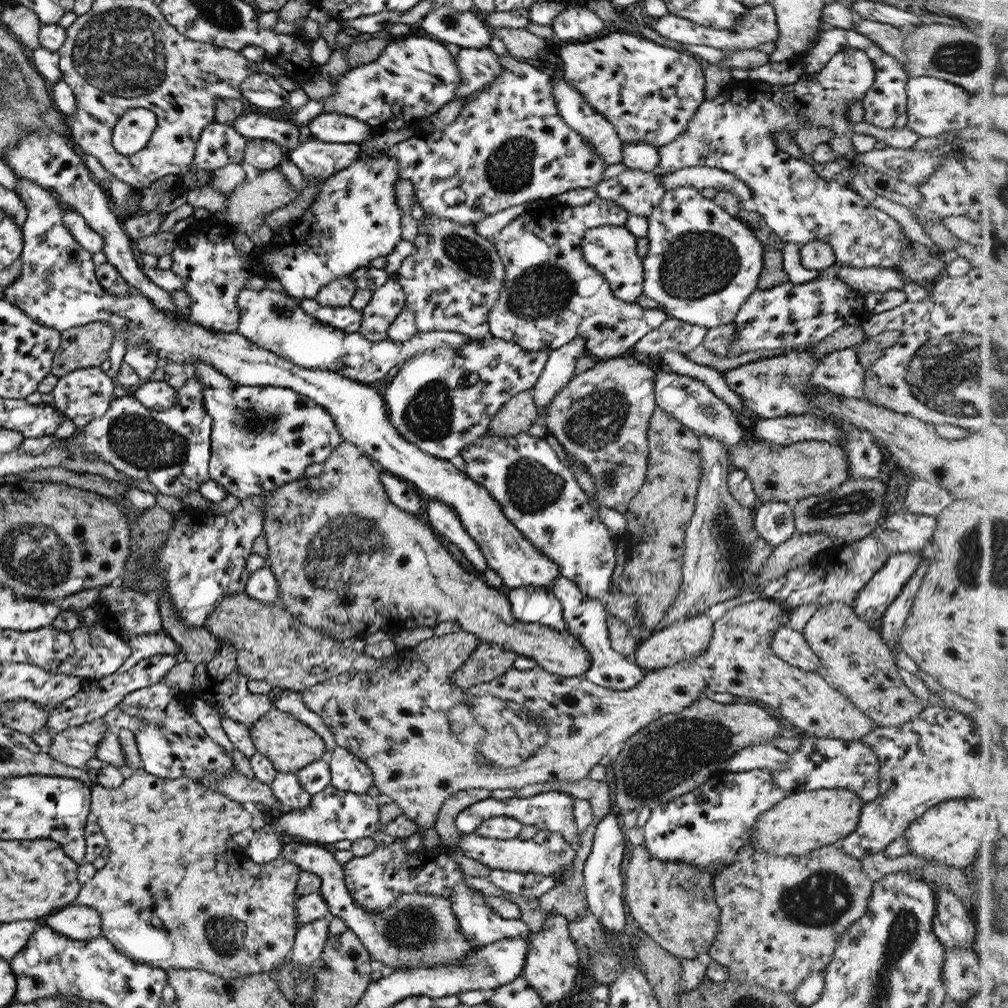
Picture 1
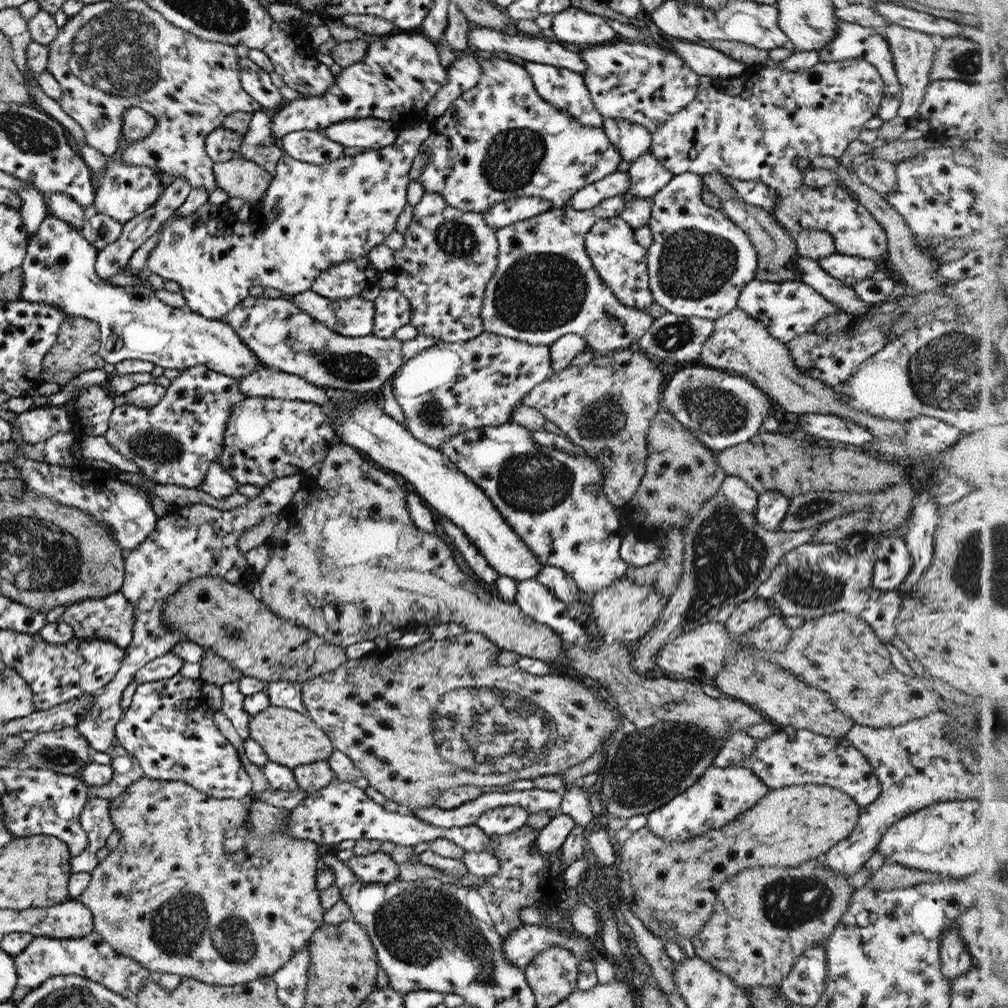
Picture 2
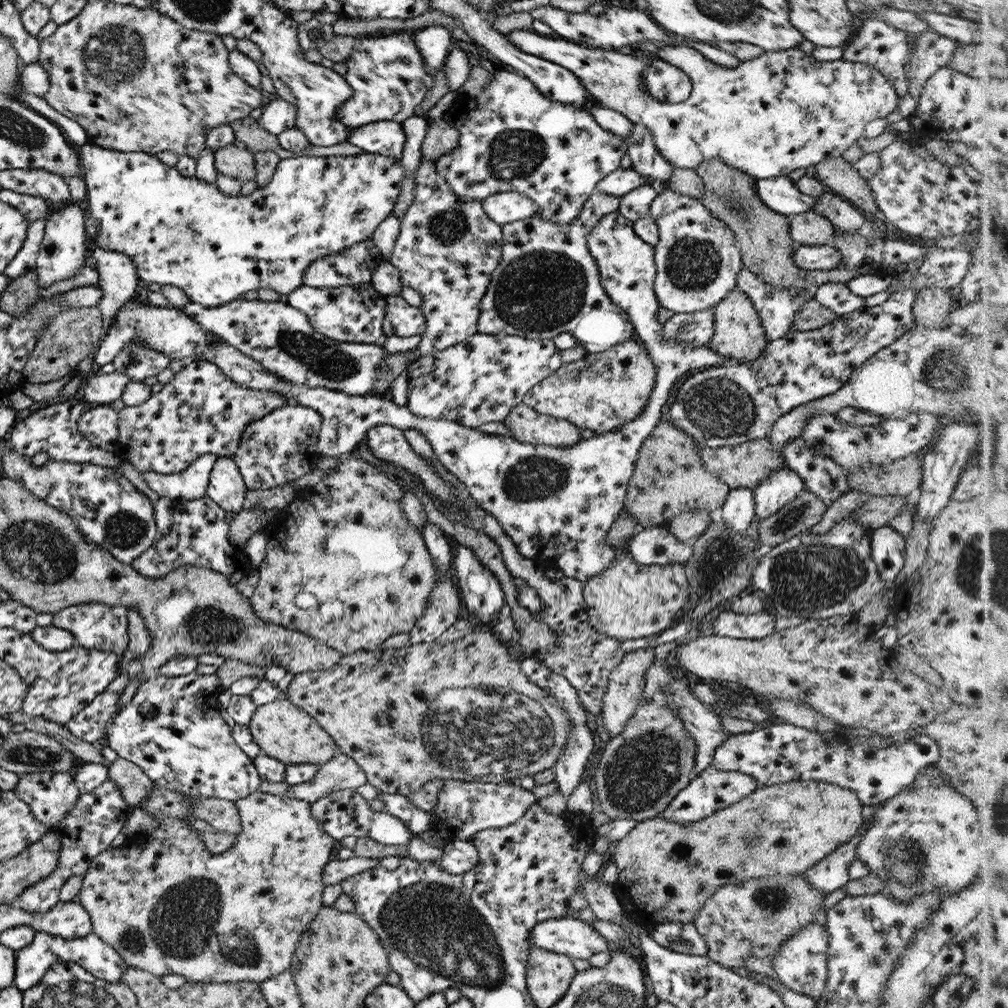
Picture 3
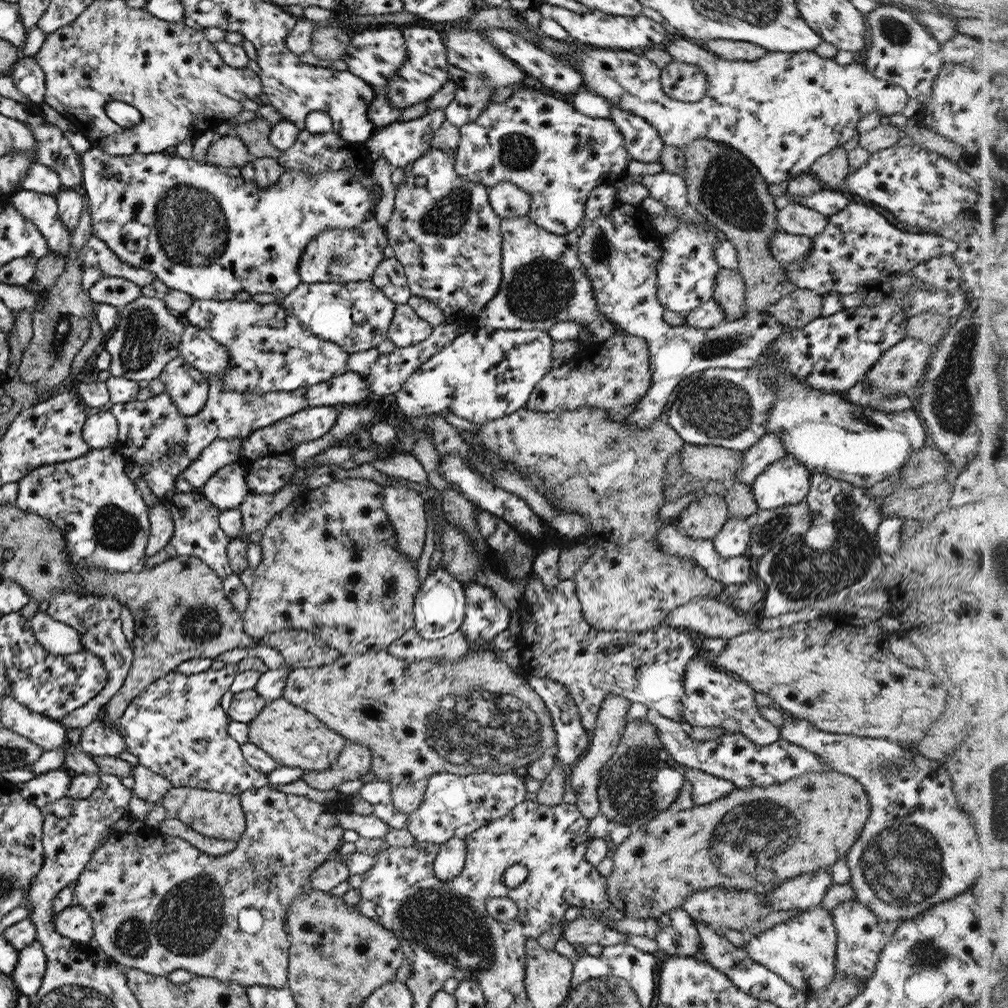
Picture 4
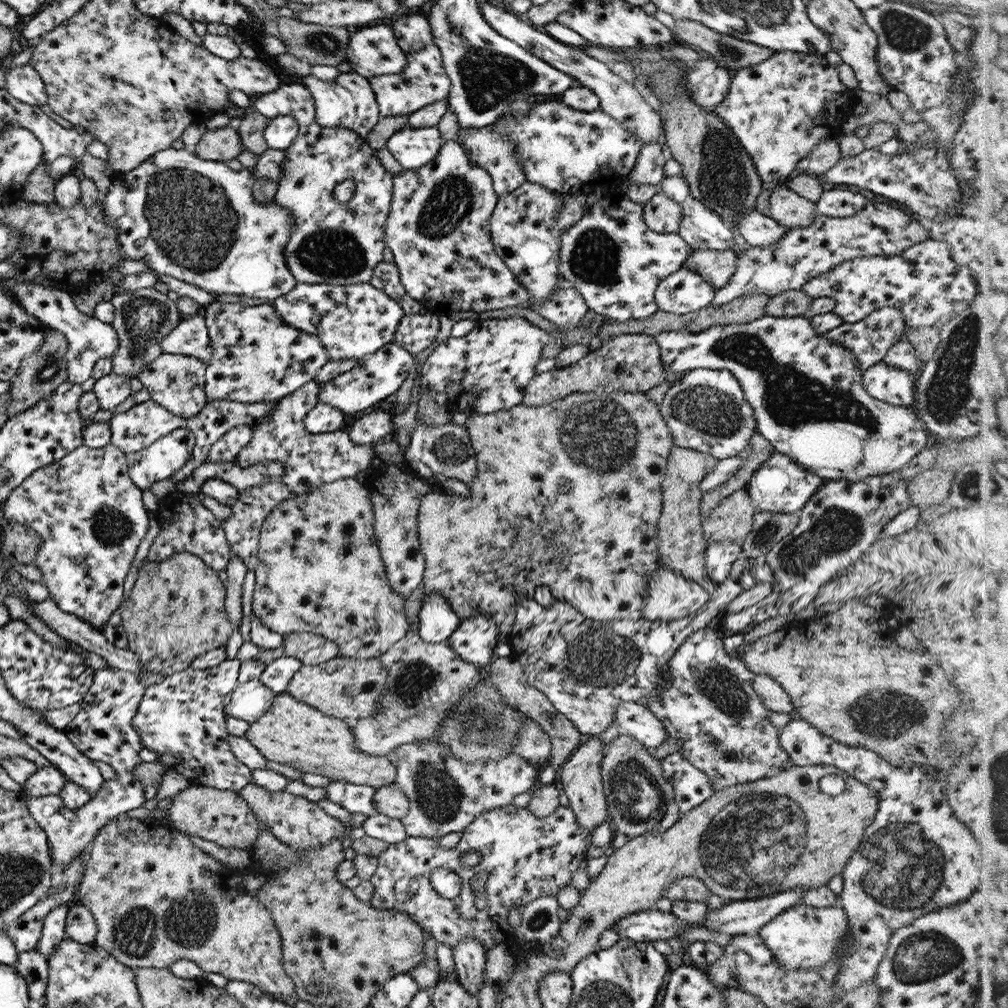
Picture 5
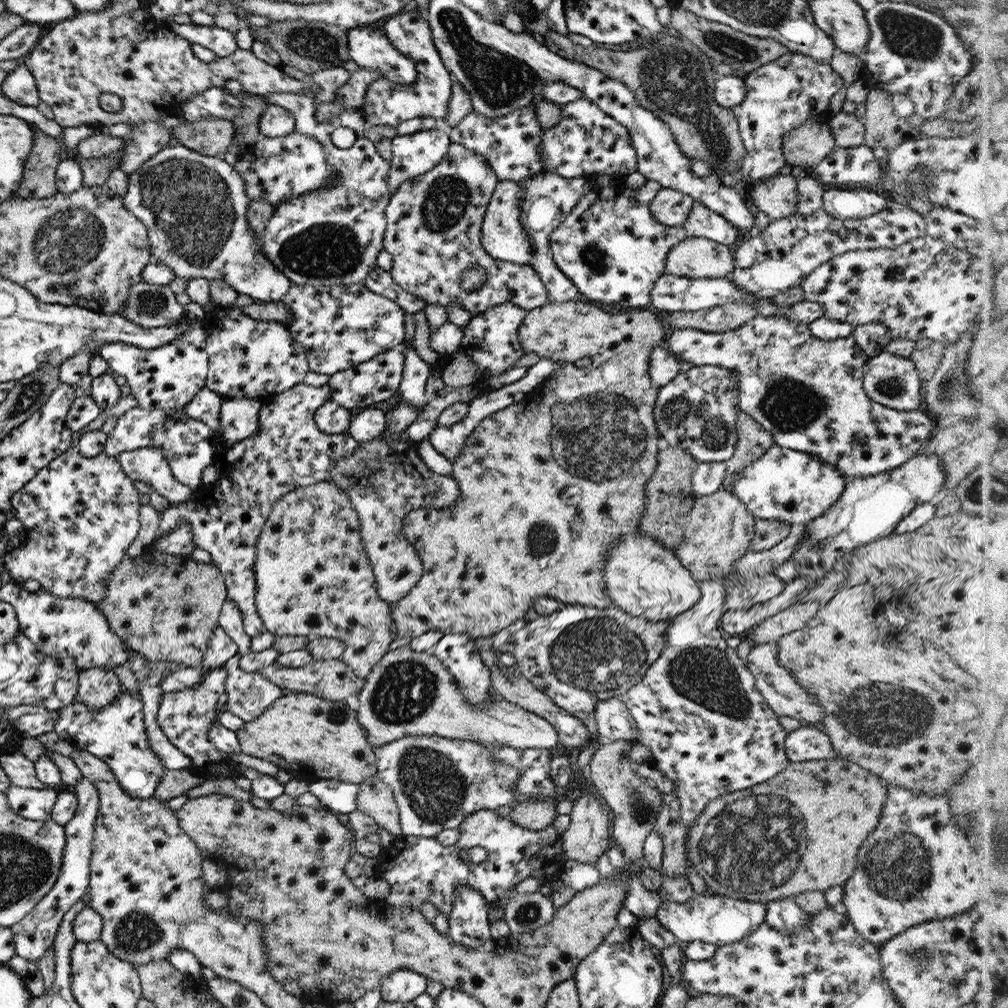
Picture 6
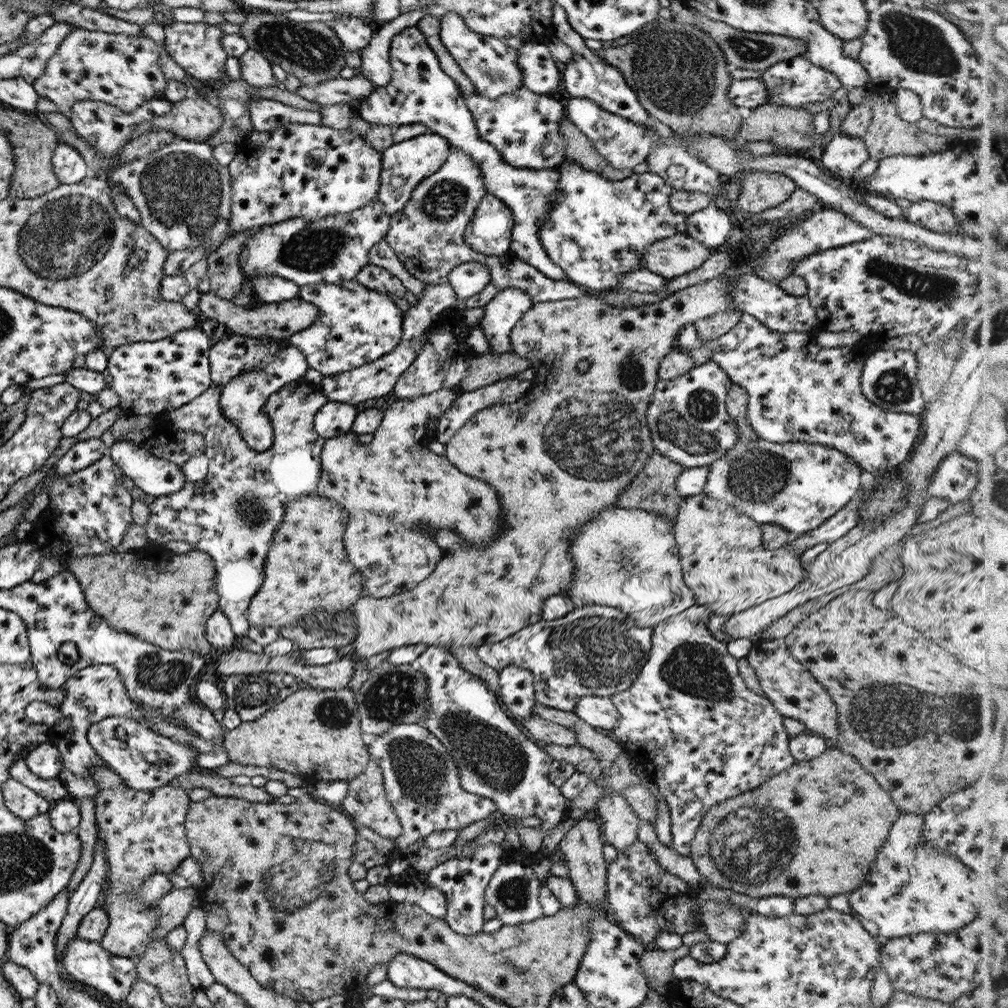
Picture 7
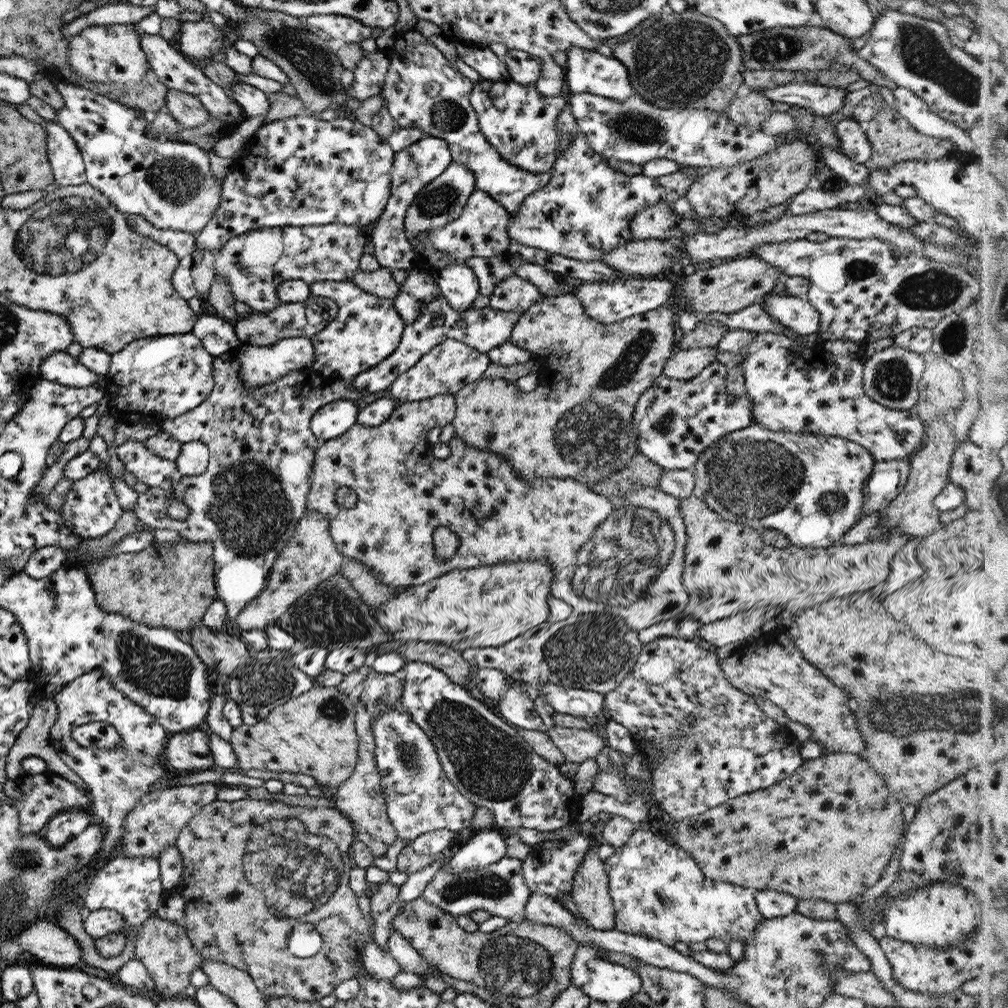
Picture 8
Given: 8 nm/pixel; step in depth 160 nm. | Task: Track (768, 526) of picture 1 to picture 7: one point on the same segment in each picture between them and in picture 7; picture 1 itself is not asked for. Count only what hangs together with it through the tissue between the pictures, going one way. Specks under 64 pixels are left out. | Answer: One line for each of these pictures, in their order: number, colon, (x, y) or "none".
2: (771, 506)
3: (780, 487)
4: (784, 482)
5: (779, 485)
6: (792, 487)
7: (796, 485)

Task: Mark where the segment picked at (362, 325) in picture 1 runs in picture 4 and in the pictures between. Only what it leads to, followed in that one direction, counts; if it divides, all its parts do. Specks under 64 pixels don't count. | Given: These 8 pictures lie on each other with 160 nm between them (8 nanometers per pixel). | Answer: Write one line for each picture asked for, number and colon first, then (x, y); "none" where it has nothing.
2: (391, 310)
3: (401, 319)
4: (405, 328)

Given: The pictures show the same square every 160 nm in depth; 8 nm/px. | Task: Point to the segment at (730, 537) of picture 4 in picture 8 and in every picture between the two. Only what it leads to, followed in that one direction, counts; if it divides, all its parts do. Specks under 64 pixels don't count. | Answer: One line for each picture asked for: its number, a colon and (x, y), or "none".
5: (719, 555)
6: (696, 708)
7: (688, 720)
8: (729, 748)

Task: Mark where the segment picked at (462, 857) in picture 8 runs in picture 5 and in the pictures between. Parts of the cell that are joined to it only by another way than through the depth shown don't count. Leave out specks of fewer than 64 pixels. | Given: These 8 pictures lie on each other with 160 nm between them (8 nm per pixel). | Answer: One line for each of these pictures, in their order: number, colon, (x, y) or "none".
5: (469, 956)
6: (467, 924)
7: (463, 879)

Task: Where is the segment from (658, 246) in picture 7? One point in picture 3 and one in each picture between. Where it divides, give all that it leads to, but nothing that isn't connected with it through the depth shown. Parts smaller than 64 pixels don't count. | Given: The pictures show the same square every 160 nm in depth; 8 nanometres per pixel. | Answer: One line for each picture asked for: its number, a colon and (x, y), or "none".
3: (738, 334)
4: (728, 292)
5: (715, 267)
6: (700, 258)

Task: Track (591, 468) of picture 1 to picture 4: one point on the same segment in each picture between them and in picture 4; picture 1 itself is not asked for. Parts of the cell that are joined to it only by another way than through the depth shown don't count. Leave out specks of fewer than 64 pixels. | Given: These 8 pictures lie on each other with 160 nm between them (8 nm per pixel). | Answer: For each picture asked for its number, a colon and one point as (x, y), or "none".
2: (605, 407)
3: (604, 390)
4: (612, 374)

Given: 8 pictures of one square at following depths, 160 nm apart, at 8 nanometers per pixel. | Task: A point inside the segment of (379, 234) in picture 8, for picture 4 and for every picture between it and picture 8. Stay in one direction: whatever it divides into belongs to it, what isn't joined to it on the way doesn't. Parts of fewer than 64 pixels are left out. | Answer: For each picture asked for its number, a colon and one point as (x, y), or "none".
4: (399, 143)
5: (411, 147)
6: (412, 154)
7: (403, 164)

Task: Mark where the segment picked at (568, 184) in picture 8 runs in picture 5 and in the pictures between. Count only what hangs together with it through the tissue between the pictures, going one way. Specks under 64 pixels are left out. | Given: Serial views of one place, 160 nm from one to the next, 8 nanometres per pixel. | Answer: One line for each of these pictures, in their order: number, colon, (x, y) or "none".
5: (611, 258)
6: (610, 248)
7: (596, 230)

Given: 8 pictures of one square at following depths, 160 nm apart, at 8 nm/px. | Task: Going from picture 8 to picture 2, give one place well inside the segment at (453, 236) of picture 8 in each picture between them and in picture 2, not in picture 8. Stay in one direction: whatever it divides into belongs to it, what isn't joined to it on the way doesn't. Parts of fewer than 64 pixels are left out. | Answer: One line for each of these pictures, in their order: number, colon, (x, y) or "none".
2: (544, 286)
3: (546, 283)
4: (542, 283)
5: (525, 225)
6: (502, 238)
7: (488, 232)

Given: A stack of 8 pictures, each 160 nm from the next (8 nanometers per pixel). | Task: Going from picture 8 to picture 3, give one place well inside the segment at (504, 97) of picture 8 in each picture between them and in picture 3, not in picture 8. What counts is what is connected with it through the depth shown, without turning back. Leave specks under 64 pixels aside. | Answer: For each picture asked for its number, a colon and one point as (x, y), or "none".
3: (501, 208)
4: (507, 201)
5: (494, 152)
6: (509, 144)
7: (521, 126)

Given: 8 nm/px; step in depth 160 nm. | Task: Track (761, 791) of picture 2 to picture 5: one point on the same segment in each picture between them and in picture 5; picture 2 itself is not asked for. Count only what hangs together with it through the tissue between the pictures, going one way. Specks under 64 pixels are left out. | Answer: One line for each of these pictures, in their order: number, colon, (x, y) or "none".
3: (711, 790)
4: (705, 788)
5: (690, 786)

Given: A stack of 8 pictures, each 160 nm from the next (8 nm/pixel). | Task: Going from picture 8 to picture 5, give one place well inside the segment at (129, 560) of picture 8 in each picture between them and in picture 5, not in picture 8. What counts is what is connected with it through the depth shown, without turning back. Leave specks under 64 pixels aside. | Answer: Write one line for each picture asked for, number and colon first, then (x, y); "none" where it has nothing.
5: (175, 612)
6: (165, 607)
7: (164, 598)

